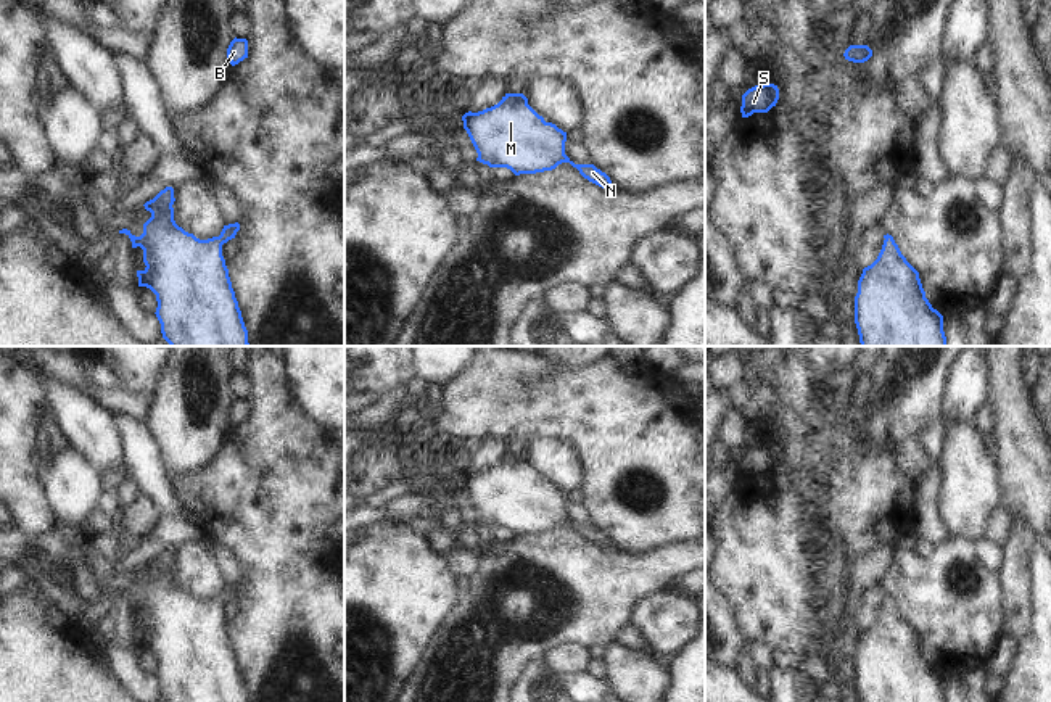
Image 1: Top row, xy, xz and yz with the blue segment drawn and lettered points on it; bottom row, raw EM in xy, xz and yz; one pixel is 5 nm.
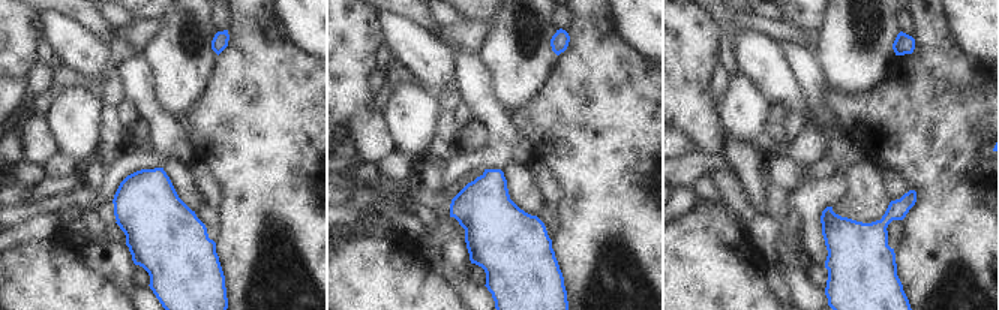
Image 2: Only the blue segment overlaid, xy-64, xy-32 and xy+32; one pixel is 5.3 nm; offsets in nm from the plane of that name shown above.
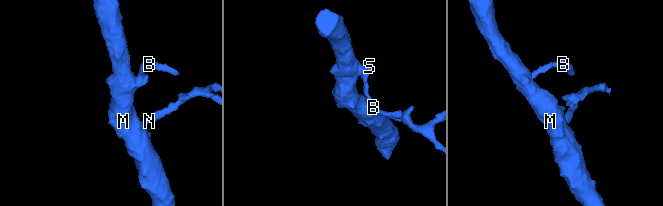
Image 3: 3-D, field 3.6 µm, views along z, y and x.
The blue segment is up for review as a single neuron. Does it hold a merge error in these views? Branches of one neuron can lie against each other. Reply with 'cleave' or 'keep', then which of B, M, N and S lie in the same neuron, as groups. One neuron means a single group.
keep; B M N S

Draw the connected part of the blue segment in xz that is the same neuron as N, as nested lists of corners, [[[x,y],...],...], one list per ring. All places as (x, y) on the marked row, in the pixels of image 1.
[[[505,93],[497,105],[478,113],[468,111],[462,116],[462,121],[478,153],[476,161],[489,167],[507,167],[515,176],[520,176],[552,171],[562,163],[570,163],[589,182],[602,188],[613,187],[610,177],[594,164],[575,164],[565,155],[567,132],[552,122],[546,122],[544,118],[528,105],[528,98],[523,93]]]

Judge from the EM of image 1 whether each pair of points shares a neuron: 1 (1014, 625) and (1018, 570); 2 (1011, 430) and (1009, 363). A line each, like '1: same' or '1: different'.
1: same
2: same

